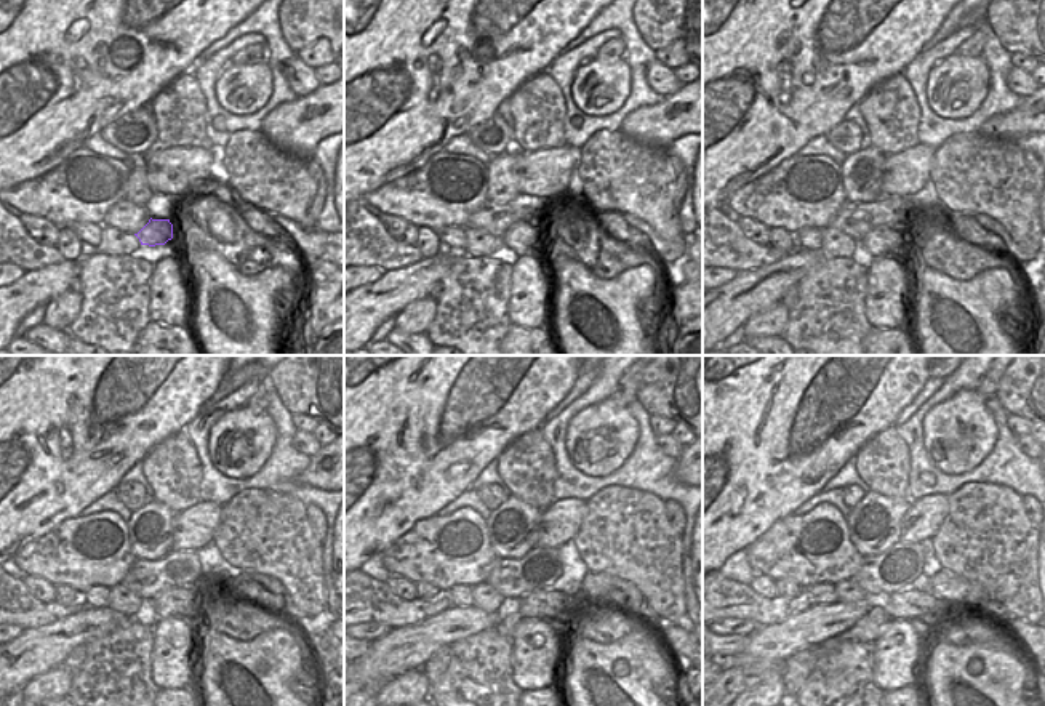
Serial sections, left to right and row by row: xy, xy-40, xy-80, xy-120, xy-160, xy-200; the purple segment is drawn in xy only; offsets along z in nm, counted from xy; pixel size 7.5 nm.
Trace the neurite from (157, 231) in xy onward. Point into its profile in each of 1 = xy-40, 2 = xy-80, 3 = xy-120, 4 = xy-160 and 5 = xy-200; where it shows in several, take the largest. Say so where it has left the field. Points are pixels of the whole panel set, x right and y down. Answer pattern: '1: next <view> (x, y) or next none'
1: next xy-40 (520, 236)
2: next xy-80 (882, 242)
3: next xy-120 (173, 602)
4: next xy-160 (549, 604)
5: next xy-200 (909, 604)

